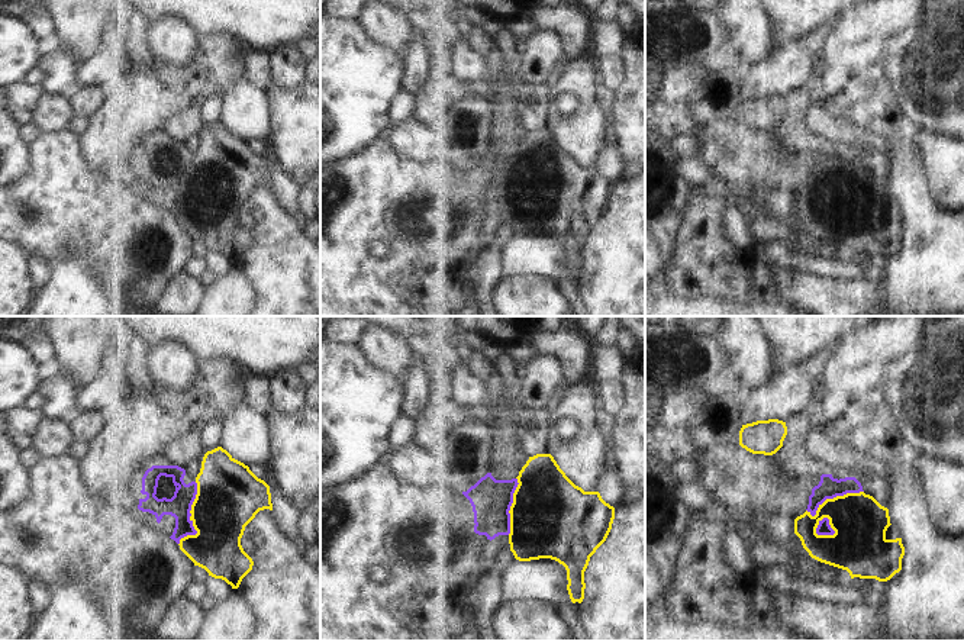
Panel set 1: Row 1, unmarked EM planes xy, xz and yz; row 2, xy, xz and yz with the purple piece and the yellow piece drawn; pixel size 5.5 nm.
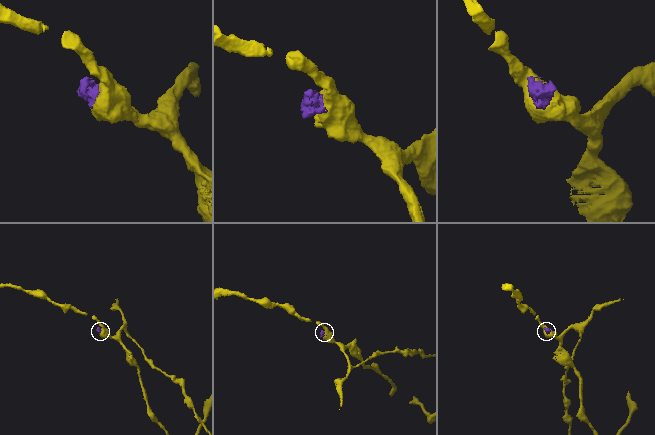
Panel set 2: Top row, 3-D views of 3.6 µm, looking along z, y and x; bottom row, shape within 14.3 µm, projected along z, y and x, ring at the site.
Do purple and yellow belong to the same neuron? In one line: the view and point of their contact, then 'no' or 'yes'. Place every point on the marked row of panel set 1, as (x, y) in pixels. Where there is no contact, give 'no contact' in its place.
meets purple in xy at (189, 518); yes

